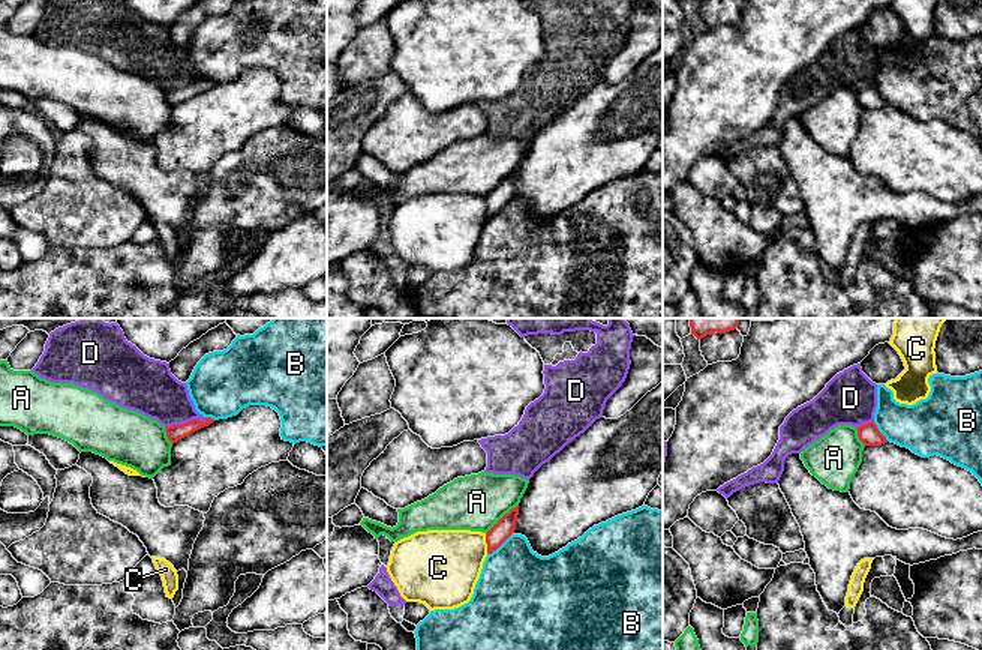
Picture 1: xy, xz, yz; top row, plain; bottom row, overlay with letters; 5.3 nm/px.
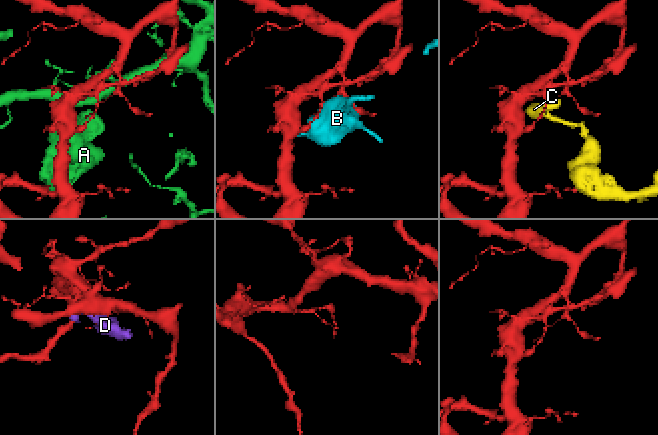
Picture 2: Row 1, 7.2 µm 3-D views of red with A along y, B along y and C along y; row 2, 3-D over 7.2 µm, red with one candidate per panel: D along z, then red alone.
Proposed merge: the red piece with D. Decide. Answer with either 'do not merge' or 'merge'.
do not merge

